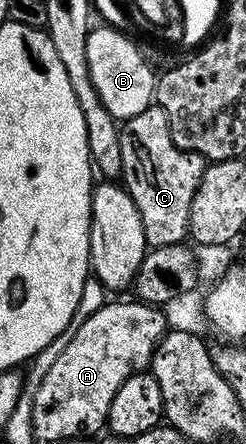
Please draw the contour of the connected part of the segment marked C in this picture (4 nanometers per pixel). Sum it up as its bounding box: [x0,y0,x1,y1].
[120,105,206,248]

